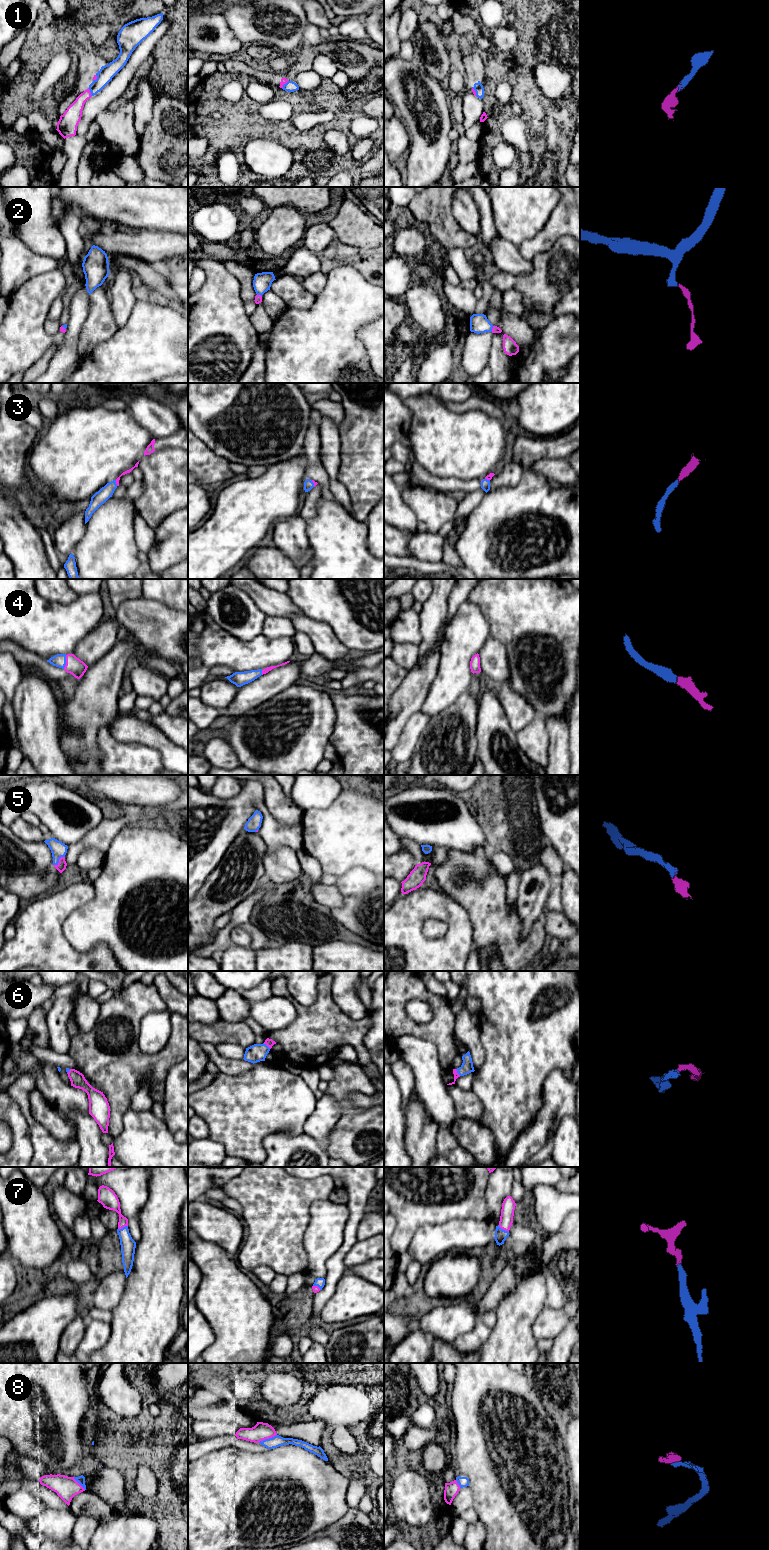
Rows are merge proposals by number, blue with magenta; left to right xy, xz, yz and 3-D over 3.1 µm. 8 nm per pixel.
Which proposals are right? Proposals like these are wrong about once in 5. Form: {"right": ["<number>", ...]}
{"right": ["1", "2", "3", "4", "5", "6", "7"]}

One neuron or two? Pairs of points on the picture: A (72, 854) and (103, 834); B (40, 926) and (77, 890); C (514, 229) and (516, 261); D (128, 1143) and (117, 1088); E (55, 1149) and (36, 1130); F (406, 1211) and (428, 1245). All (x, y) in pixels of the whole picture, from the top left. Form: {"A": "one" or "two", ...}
{"A": "one", "B": "one", "C": "two", "D": "two", "E": "one", "F": "two"}

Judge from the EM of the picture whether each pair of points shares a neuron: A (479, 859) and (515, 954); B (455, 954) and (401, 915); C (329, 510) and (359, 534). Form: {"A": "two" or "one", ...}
{"A": "one", "B": "one", "C": "one"}

